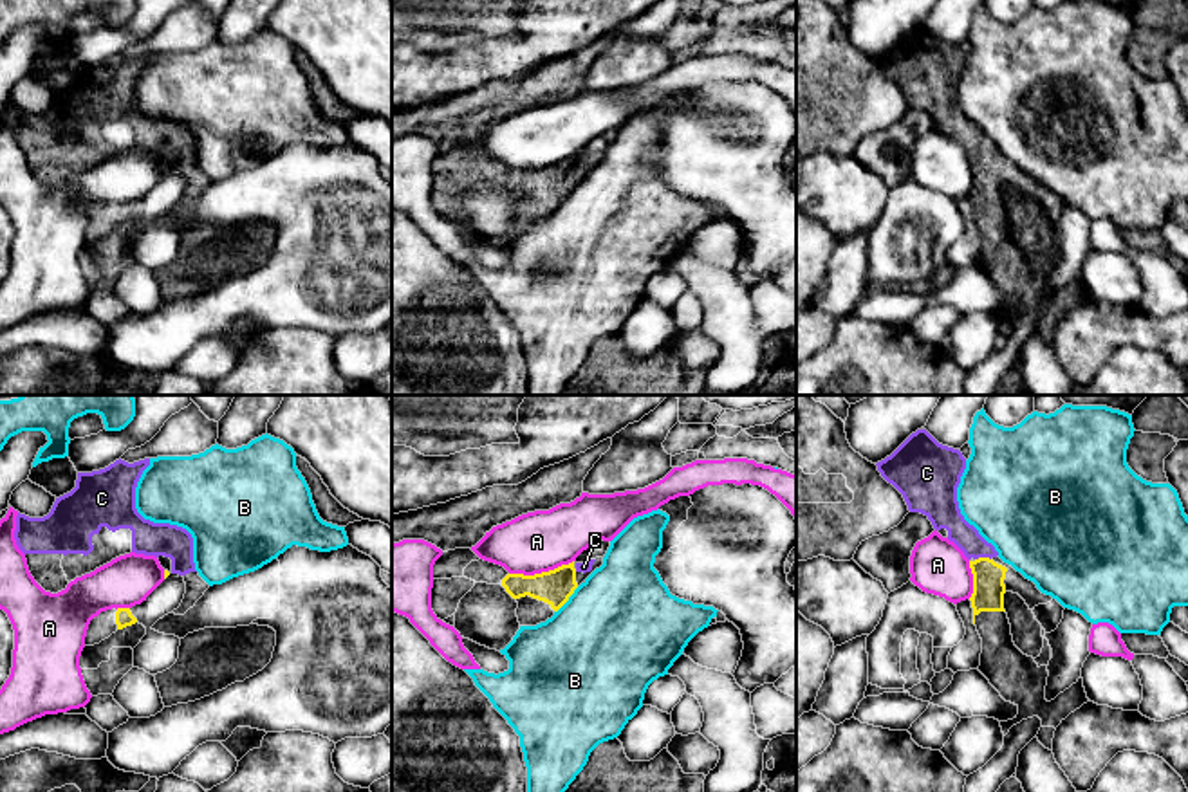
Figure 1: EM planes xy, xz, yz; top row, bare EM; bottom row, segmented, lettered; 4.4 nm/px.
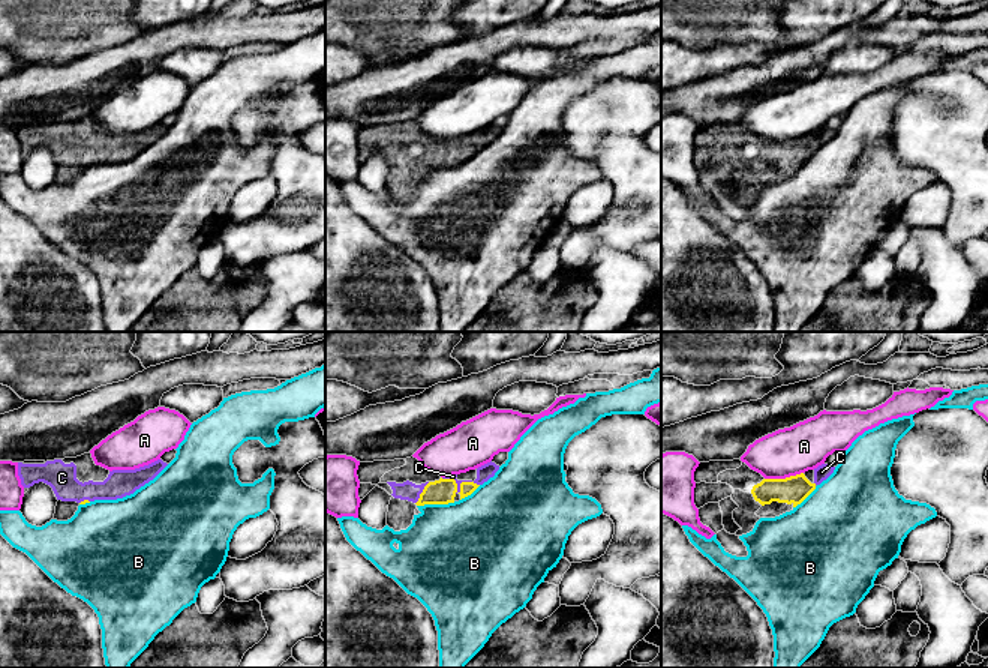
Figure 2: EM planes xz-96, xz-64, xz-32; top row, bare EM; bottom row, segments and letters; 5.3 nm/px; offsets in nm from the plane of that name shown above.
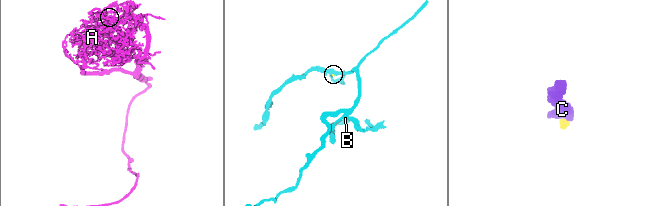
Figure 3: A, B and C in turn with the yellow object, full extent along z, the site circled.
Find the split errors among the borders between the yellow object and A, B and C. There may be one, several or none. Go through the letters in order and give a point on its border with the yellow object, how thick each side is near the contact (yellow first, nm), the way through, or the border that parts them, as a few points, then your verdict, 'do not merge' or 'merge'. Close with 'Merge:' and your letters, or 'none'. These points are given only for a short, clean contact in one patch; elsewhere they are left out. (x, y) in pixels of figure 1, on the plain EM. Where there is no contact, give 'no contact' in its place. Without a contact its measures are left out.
A: xz (542, 168) | 160/280 nm | along xz (573, 156), (533, 170), (510, 170) | do not merge
B: xz (567, 195) | 160/500 nm | along xz (578, 183), (555, 208) | do not merge
C: yz (983, 154) | 140/130 nm | merge
Merge: C

